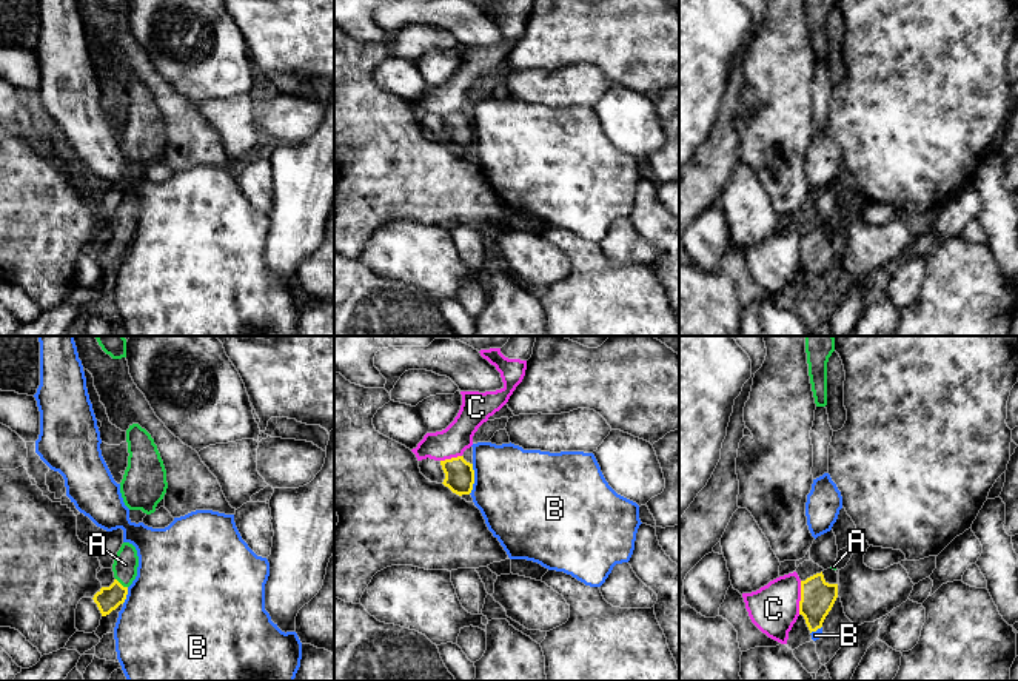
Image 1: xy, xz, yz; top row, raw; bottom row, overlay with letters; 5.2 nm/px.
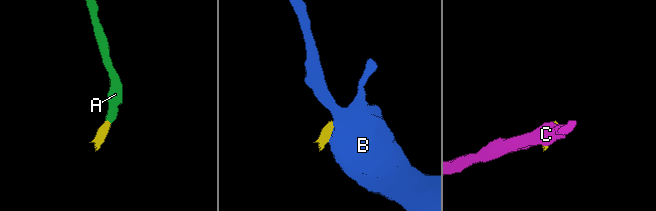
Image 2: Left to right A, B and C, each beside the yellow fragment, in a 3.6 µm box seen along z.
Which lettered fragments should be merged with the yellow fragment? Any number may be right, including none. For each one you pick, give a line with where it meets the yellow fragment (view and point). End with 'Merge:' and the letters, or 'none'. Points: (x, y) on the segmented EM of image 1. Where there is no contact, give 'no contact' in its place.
A: meets yellow in xy at (120, 584)
Merge: A

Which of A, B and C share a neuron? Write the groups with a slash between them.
A / B / C

